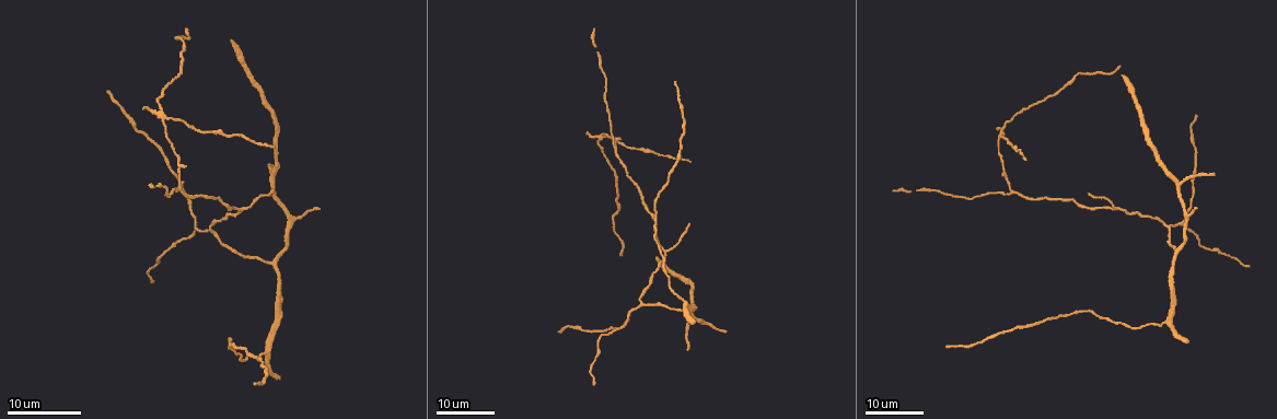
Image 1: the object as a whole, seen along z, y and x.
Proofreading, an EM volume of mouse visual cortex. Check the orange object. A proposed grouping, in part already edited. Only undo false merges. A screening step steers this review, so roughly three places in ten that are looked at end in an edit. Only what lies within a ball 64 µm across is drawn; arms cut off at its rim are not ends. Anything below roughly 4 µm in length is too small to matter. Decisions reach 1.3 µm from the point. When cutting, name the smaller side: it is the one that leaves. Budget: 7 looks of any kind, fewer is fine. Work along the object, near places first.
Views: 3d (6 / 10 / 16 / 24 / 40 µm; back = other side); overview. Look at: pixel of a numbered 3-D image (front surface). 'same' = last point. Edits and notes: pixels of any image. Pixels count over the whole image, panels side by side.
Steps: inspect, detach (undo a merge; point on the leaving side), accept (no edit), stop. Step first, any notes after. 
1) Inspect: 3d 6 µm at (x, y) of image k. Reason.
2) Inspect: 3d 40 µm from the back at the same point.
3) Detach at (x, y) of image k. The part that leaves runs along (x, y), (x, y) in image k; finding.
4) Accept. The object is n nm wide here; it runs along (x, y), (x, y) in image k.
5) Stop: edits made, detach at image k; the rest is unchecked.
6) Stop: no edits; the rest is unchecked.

Inspect: 3d 16 µm at (244, 207) of image 1. Branch point.

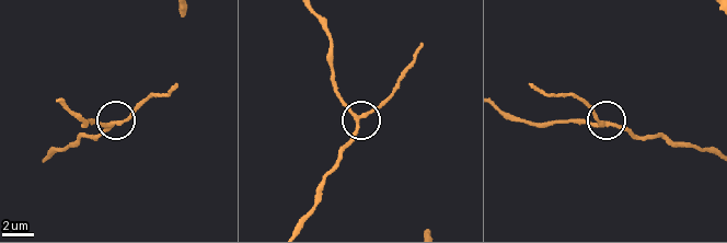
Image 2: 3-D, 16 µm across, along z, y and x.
Inspect: 3d 6 µm at (602, 122) of image 2.

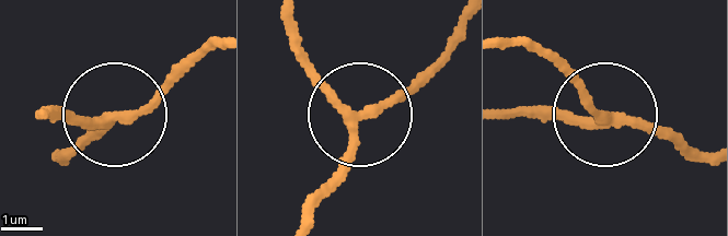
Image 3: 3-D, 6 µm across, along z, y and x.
Accept. 3 arms meet here; it runs along (300, 213), (355, 130), (453, 49) in image 3; one neuron here.

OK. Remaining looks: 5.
Inspect: 3d 24 µm at (178, 188) of image 1.

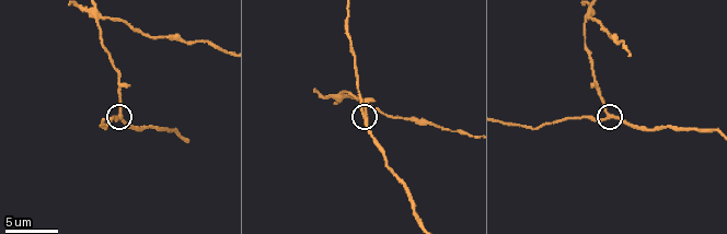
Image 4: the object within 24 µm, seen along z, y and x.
Inspect: 3d 6 µm at (608, 116) of image 4.

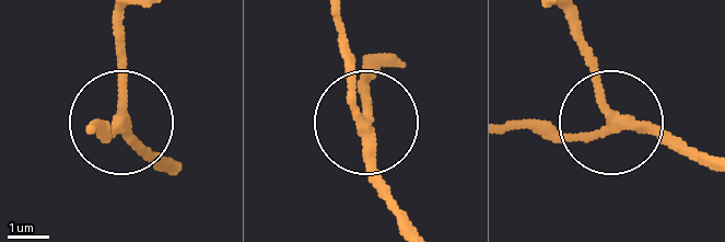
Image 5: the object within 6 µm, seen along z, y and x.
Accept. The object is 220 nm wide here; it runs along (709, 164), (667, 136), (615, 123), (562, 140), (510, 129) in image 5; all the same neuron.

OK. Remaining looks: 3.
Inspect: 3d 6 µm at (104, 18) of image 4. Three-way junction.

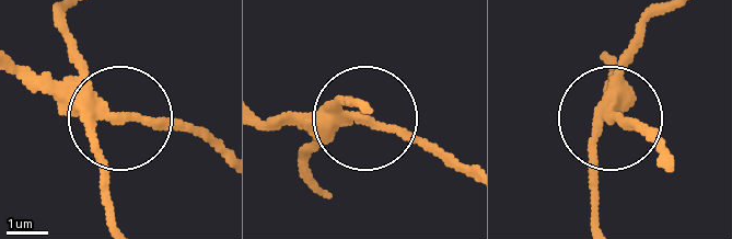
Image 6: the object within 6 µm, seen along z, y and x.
Inspect: 3d 6 µm from the back at (613, 118) of image 6.

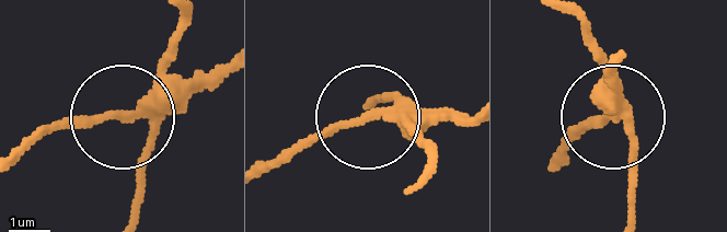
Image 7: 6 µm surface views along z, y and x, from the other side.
Detach at (217, 70) of image 7. The object is 230 nm wide here; the part that leaves runs along (152, 99), (62, 124), (20, 148) in image 7; two neurons meet here.

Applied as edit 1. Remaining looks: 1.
Stop: edits made, detach at image 7; the rest is unchecked.

